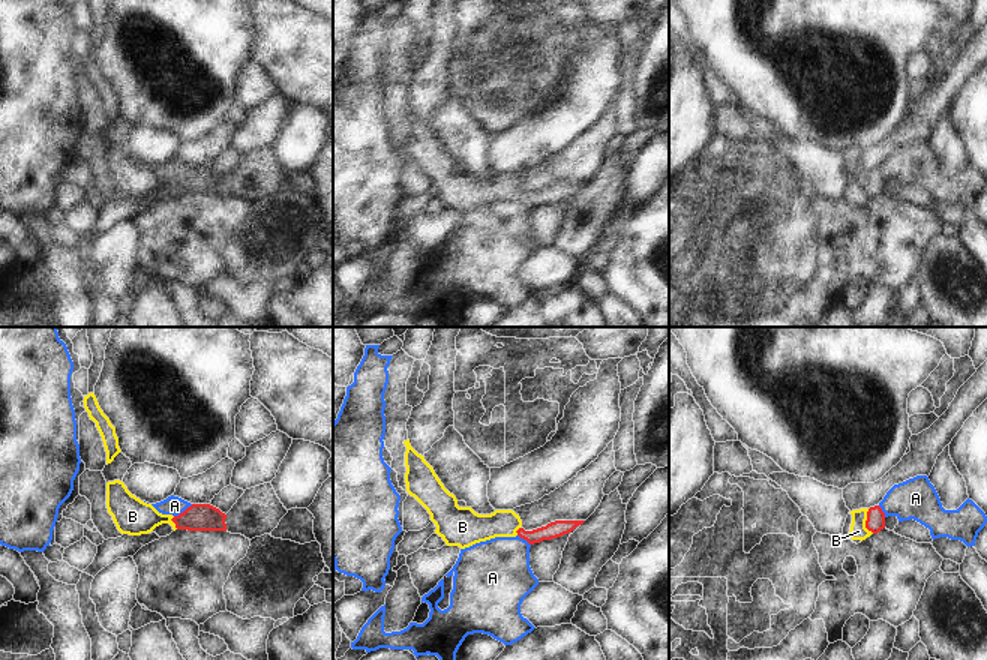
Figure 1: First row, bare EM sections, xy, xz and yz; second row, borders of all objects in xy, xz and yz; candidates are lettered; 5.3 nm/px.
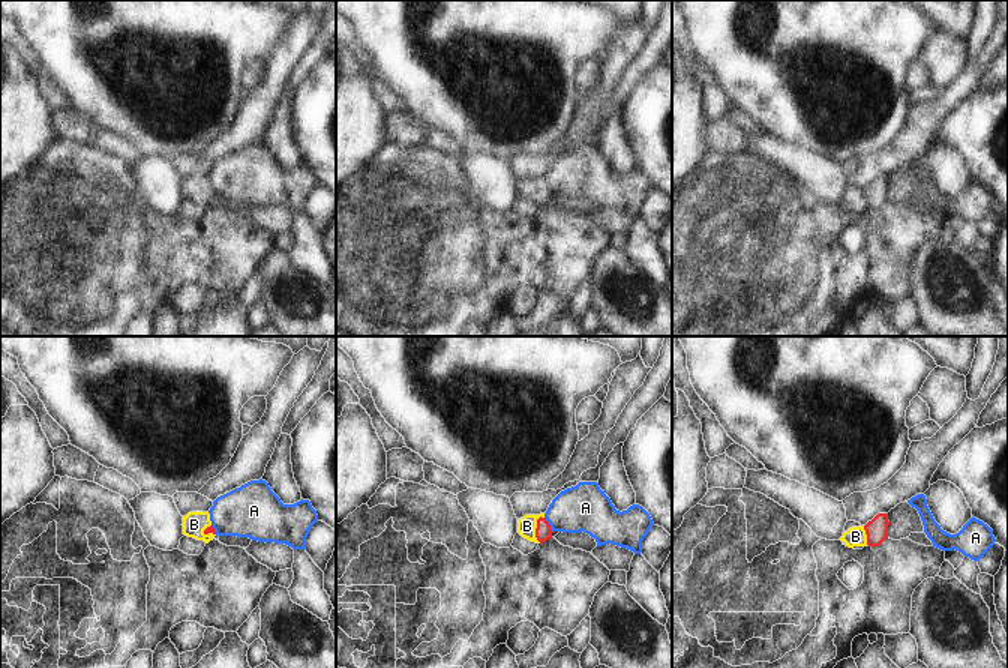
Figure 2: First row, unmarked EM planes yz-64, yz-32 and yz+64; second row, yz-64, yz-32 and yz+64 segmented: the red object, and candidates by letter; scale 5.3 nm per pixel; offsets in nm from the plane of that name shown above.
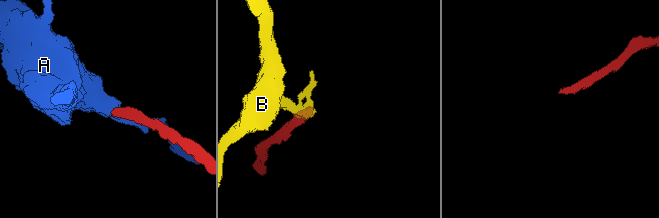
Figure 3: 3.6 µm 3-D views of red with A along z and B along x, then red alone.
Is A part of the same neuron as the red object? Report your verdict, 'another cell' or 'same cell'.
another cell

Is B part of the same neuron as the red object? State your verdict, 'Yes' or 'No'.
Yes.

